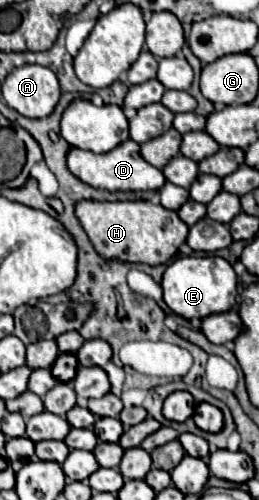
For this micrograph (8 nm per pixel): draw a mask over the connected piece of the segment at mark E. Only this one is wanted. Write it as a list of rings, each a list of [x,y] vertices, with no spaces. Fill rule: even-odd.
[[[178,257],[174,263],[170,263],[162,275],[162,291],[164,291],[164,303],[168,309],[184,319],[202,319],[212,313],[228,311],[232,305],[236,305],[238,297],[238,277],[232,269],[232,265],[222,257]]]

